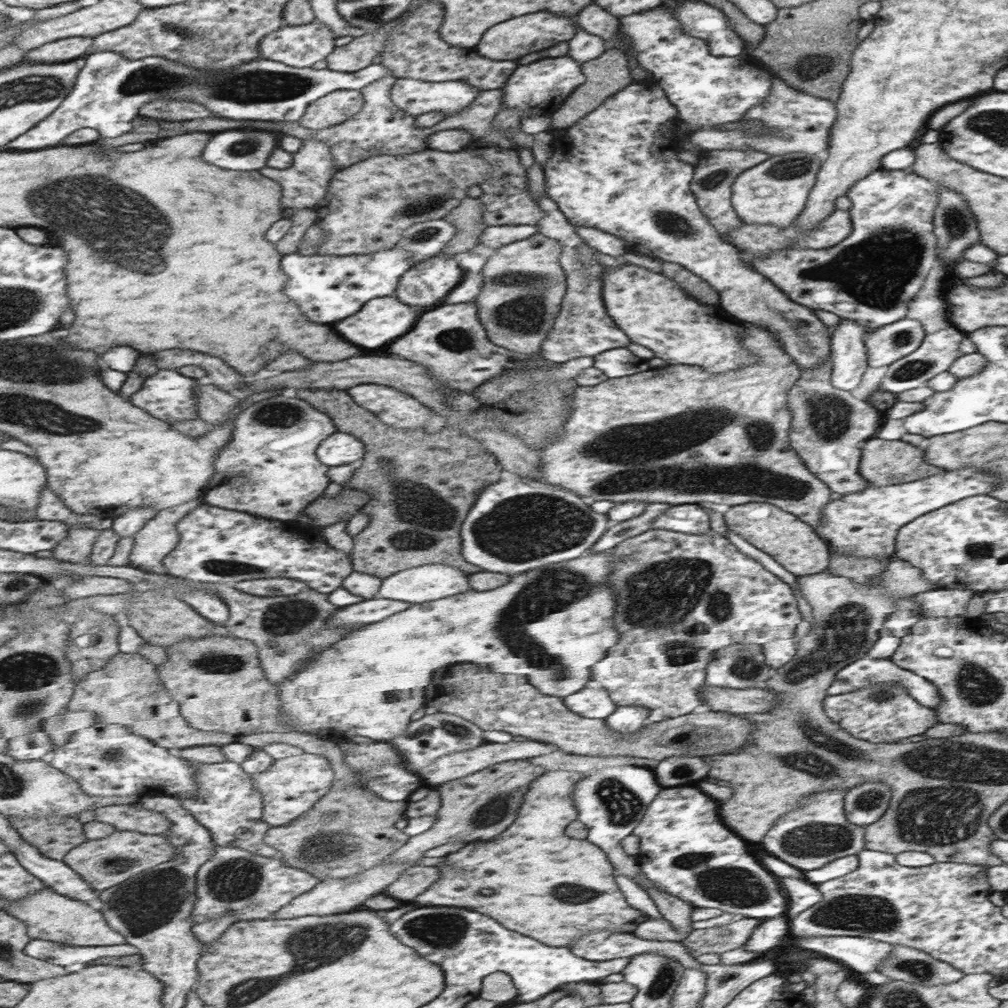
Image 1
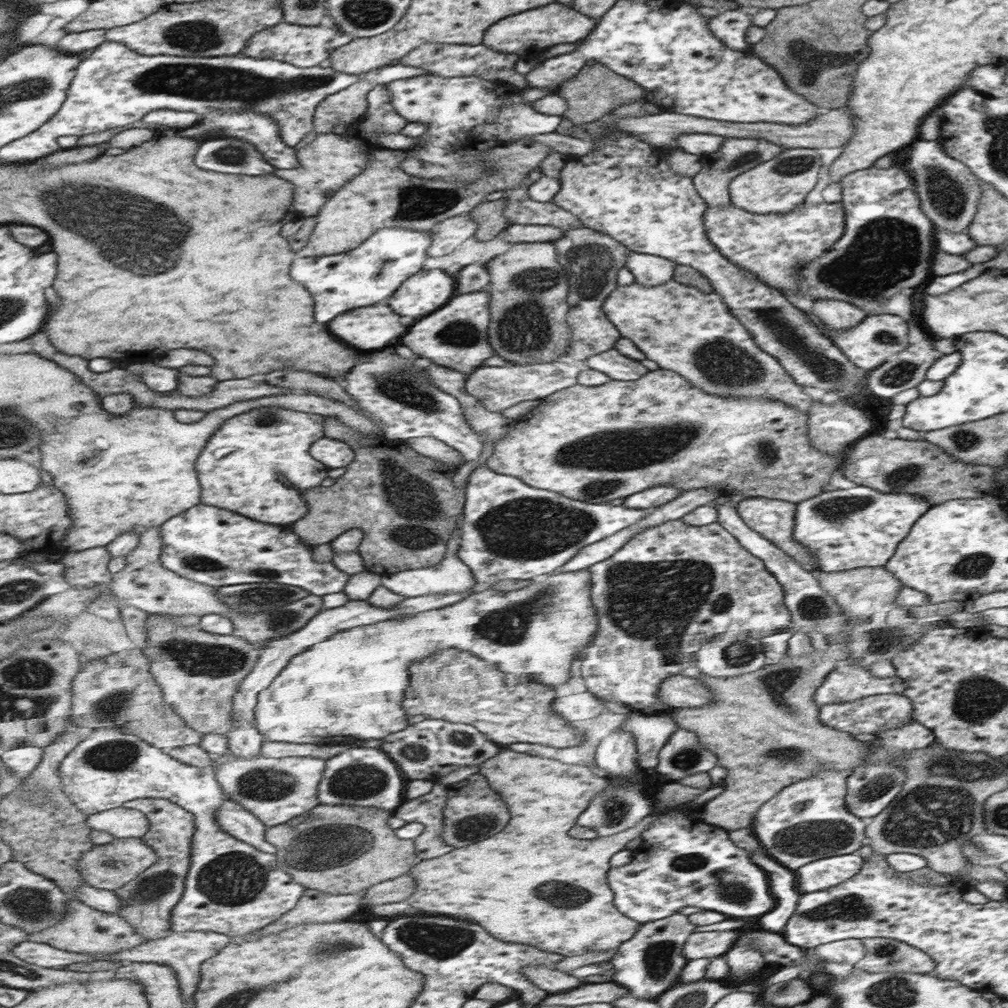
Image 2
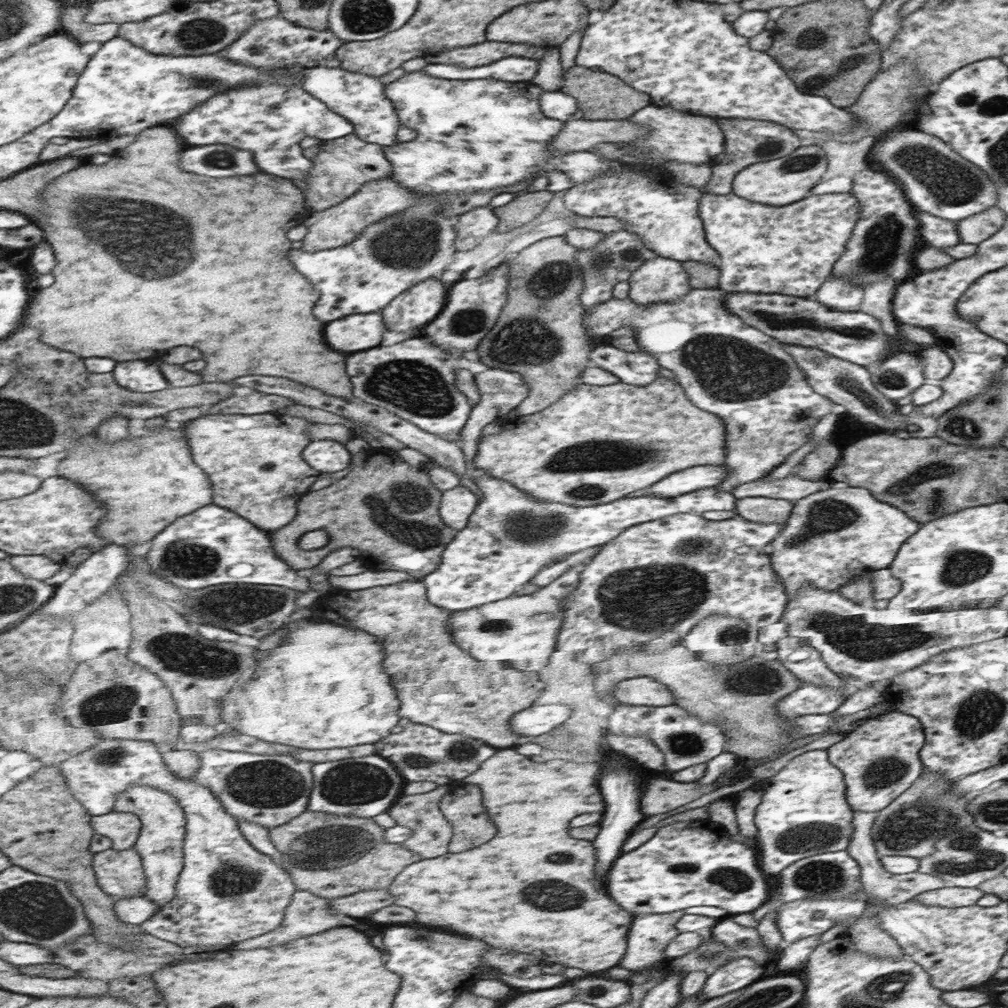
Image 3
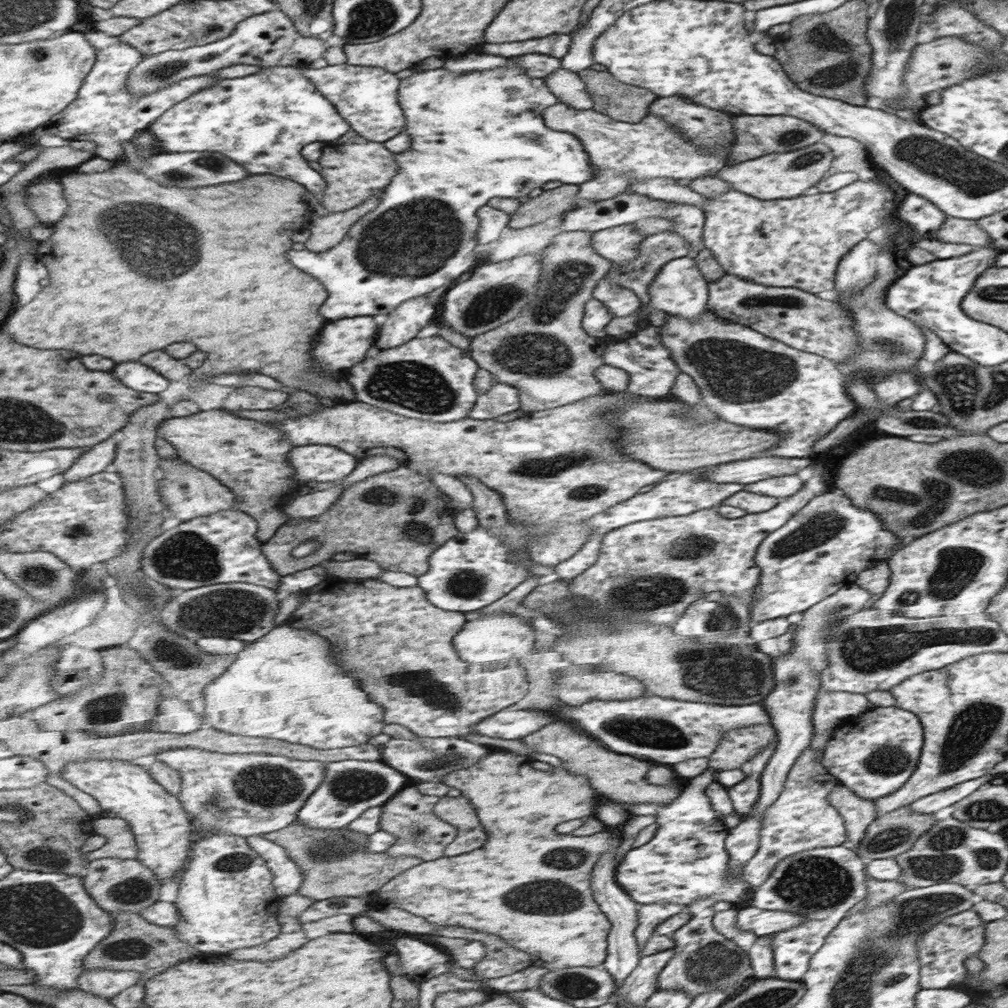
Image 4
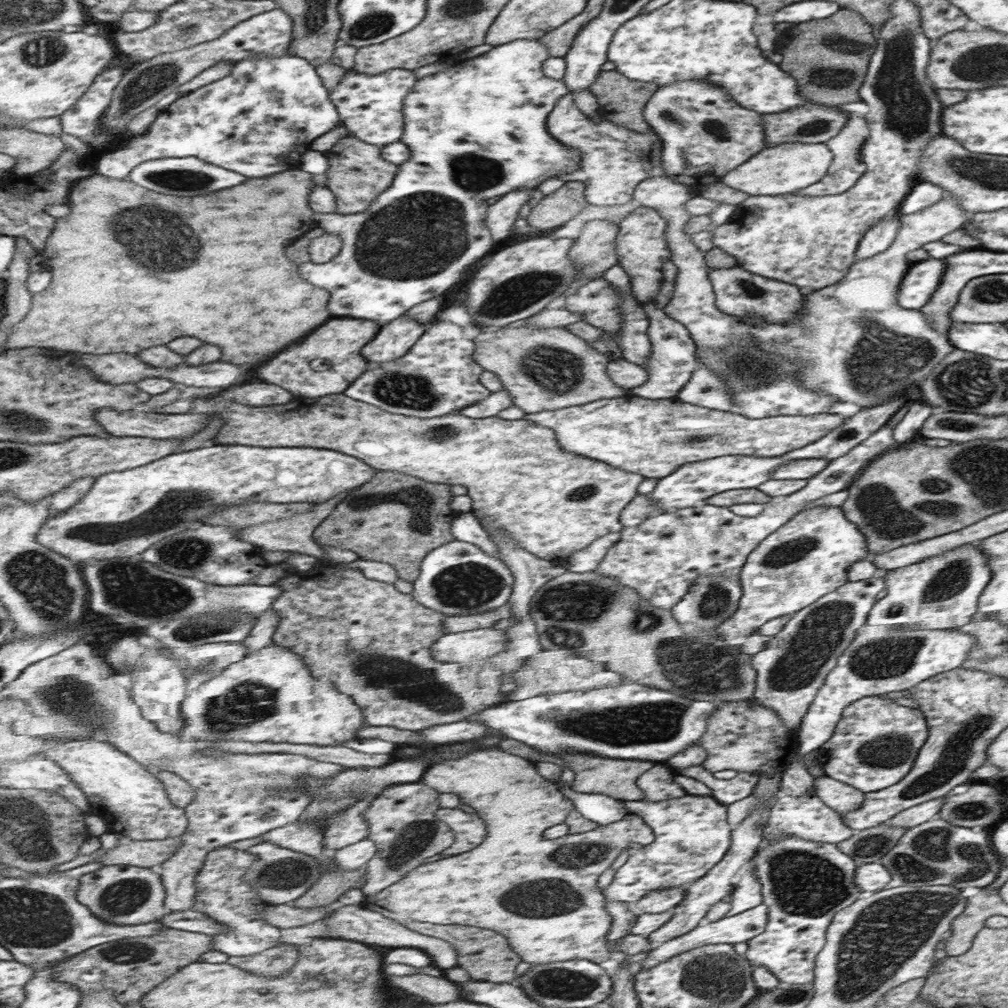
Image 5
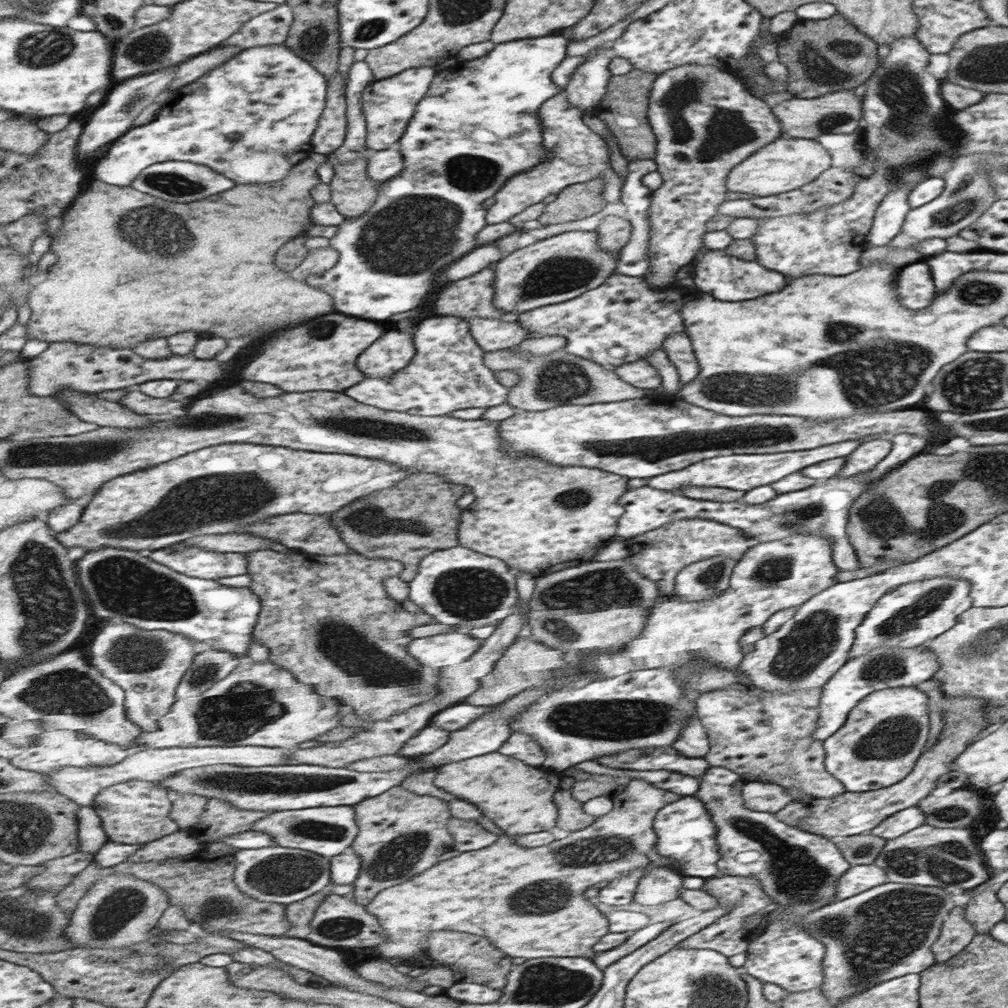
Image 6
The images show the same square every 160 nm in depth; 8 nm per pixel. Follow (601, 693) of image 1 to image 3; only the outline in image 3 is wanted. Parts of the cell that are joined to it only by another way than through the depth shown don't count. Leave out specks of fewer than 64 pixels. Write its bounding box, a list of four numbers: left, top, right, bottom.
[509,705,569,738]

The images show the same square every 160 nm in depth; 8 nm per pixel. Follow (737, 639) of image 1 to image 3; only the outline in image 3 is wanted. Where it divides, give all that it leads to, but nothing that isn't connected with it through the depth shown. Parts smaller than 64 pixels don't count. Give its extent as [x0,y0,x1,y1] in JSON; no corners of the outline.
[556,513,787,667]

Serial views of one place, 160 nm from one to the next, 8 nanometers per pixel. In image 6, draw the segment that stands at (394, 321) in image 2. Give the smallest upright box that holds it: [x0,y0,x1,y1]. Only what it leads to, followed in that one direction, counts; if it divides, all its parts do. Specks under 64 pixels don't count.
[242,314,383,393]

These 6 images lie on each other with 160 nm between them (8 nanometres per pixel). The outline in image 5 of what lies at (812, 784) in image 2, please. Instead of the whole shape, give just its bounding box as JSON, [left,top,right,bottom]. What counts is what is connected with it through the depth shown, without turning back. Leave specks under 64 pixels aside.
[726,792,853,916]

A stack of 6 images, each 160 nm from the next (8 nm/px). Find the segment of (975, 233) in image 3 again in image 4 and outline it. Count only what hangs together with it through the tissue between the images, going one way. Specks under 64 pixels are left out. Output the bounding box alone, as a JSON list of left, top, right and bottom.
[934,218,989,247]

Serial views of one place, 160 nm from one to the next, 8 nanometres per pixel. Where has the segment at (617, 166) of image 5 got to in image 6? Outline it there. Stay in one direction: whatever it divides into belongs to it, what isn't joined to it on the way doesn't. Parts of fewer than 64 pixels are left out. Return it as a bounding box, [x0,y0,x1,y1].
[485,93,624,224]

